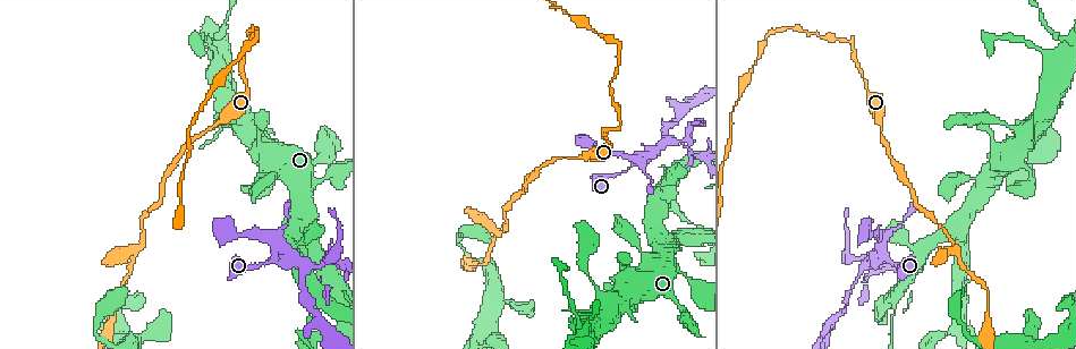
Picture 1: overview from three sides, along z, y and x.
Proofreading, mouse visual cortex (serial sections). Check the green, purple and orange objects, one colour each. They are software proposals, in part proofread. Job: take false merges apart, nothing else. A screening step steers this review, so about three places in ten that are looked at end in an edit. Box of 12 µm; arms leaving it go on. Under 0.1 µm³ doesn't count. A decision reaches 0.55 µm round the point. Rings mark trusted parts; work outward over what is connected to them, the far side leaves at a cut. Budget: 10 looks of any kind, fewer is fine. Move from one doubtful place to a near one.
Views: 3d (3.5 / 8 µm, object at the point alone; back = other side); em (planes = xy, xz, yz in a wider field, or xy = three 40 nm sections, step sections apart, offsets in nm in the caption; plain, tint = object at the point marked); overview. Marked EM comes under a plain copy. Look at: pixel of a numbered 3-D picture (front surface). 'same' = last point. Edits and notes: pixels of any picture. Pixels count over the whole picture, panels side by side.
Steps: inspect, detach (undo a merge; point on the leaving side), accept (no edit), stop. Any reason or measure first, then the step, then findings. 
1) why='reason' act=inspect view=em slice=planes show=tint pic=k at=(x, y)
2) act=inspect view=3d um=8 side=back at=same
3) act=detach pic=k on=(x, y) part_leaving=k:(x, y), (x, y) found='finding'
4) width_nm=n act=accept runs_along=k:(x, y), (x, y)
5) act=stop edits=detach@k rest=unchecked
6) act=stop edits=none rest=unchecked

why='three-way junction' act=inspect view=3d um=3.5 pic=1 at=(688, 148)

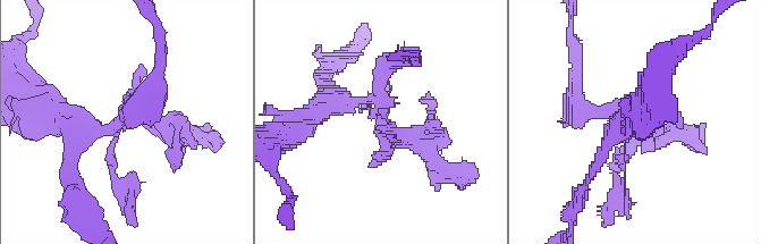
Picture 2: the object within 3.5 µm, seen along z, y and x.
why='now the EM' act=inspect view=em slice=xy step=1 show=tint pic=2 at=(382, 122)

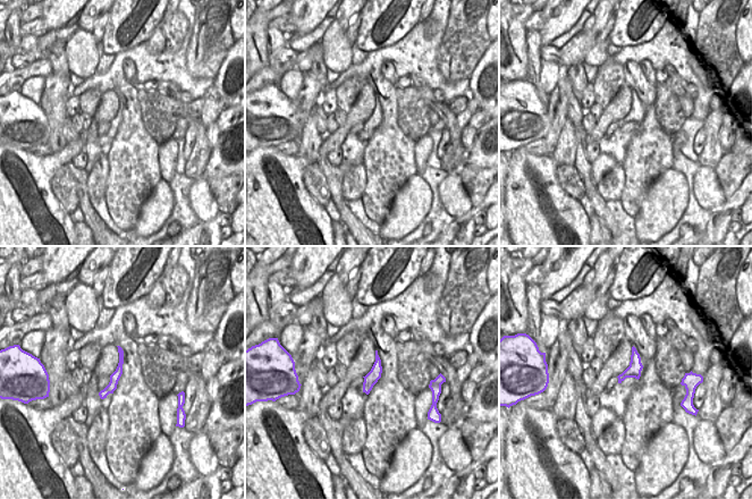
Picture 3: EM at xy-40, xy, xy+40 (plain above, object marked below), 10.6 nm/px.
width_nm=140 act=detach pic=2 on=(395, 143) part_leaving=2:(379, 109), (417, 144), (431, 106) found='two cells meet here'

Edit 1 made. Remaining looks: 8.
act=inspect view=overview

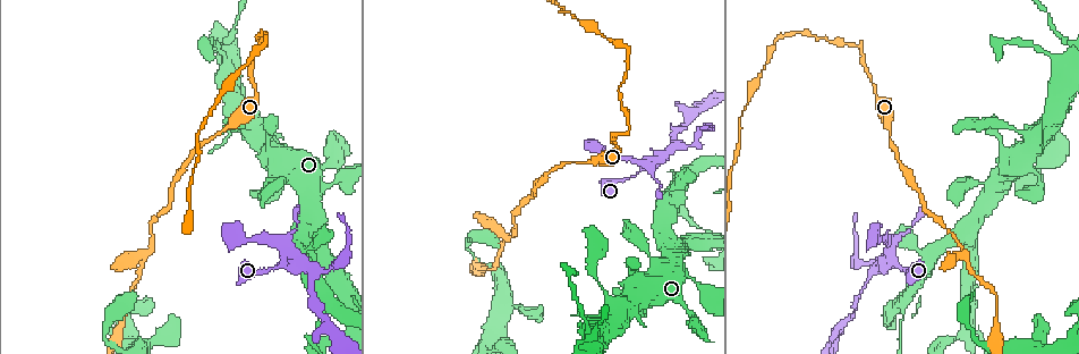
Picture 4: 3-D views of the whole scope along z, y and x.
why='branch point' act=inspect view=3d um=3.5 pic=4 at=(674, 239)

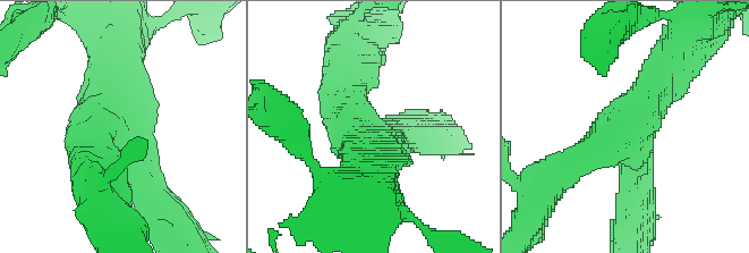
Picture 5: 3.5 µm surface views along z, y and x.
why='need the tissue' act=inspect view=em slice=xy step=2 show=tint pic=5 at=(636, 144)

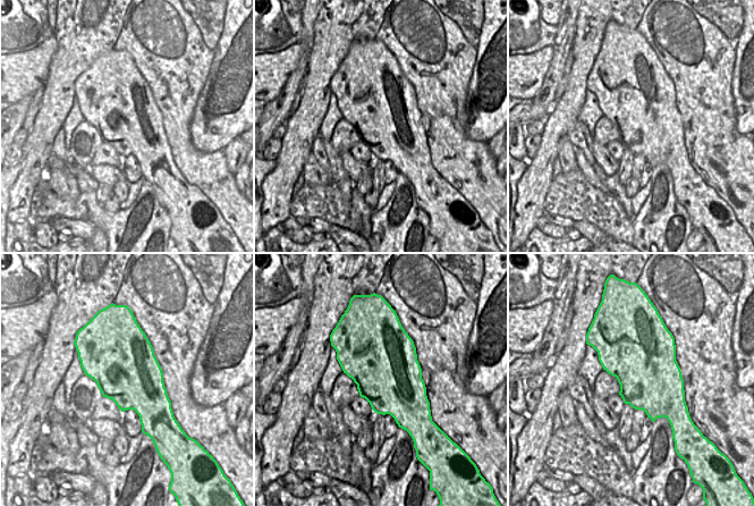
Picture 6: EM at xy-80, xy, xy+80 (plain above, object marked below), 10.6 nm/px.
width_nm=750 act=accept runs_along=5:(674, 64), (635, 126), (576, 161) found='one cell here'

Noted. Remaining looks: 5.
why='sharp bend' act=inspect view=3d um=3.5 pic=4 at=(247, 134)

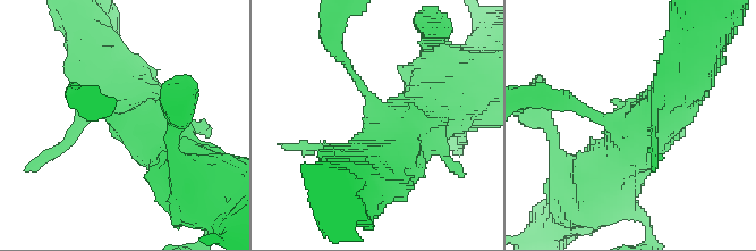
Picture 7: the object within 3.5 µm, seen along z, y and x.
why='now the EM' act=inspect view=em slice=planes show=tint pic=7 at=(381, 118)

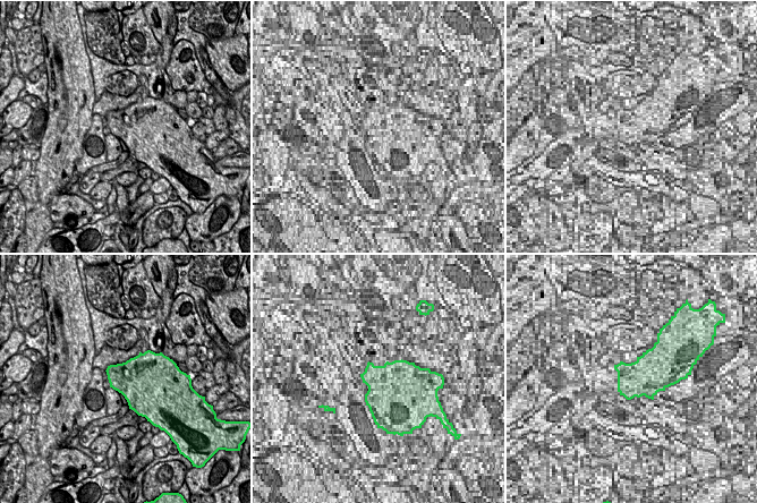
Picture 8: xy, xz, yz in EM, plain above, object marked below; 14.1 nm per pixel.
act=accept runs_along=7:(600, 181), (687, 76) found='all the same cell'

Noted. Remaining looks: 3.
why='thin neck' act=inspect view=3d um=3.5 pic=4 at=(629, 127)

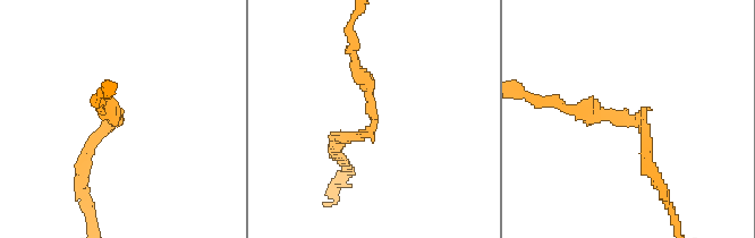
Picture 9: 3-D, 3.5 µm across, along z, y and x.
arm_widths_nm=150,200 why='need the tissue' act=inspect view=em slice=xy step=5 show=tint pic=9 at=(630, 122)

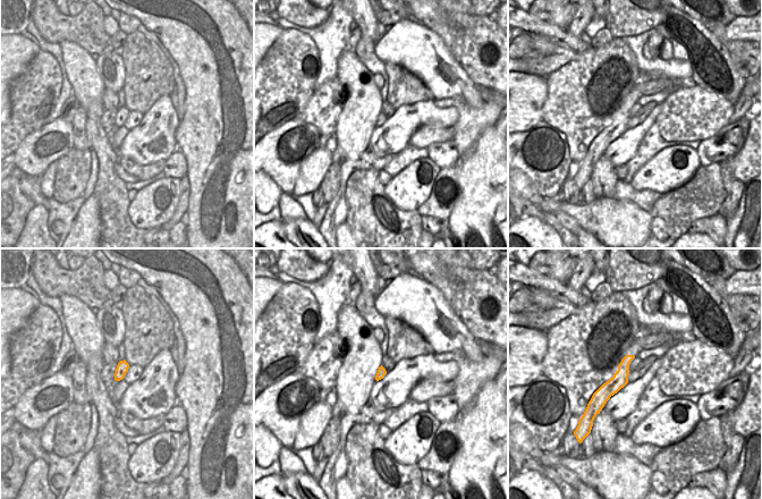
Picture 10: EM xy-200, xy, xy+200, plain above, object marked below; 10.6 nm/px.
act=inspect view=em slice=xy step=3 show=tint at=same

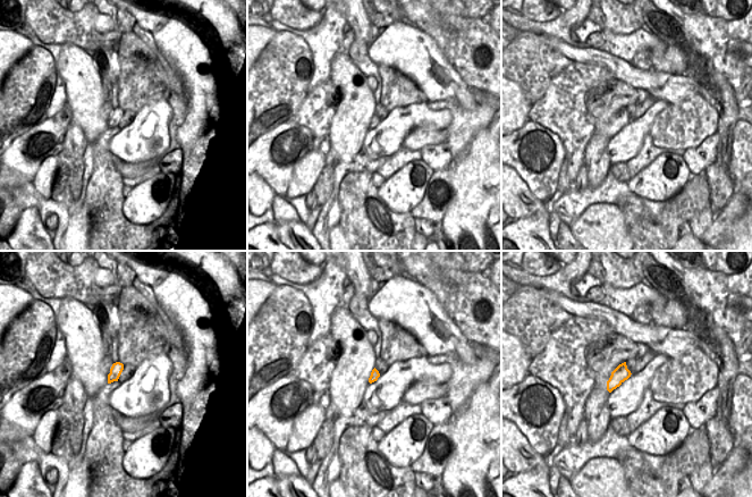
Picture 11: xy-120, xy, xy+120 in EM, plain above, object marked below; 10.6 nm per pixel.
act=detach pic=9 on=(597, 112) found='two cells meet here'

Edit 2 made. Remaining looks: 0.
act=stop edits=detach@2,detach@9 rest=unchecked

